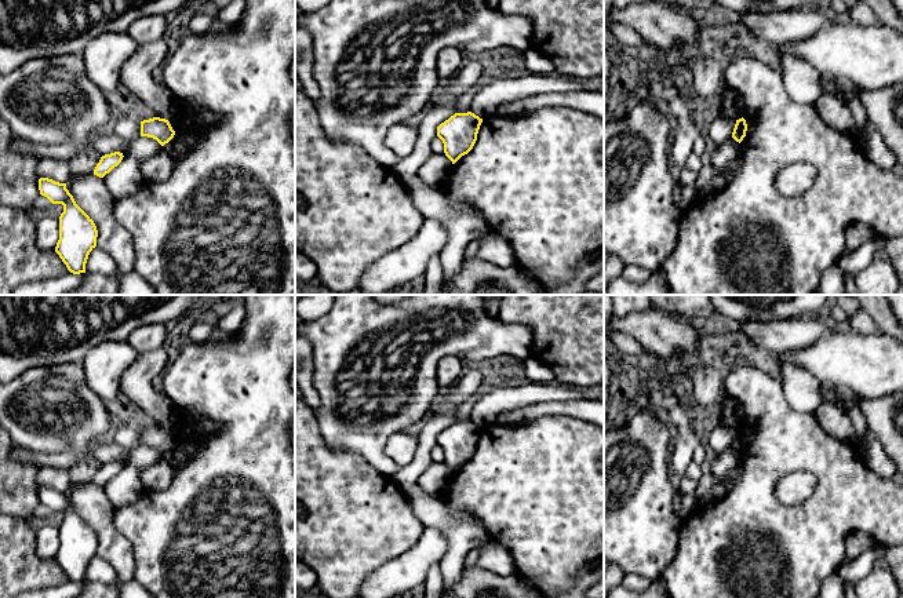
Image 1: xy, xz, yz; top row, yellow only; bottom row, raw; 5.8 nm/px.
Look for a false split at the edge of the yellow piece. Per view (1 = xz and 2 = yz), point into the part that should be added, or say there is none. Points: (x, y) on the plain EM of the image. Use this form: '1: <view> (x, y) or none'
1: none
2: none

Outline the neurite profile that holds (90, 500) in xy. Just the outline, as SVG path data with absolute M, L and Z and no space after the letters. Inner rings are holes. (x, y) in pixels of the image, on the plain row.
M90 482L69 488L70 503L76 513L94 529L98 546L97 555L106 559L116 570L119 581L135 576L135 557L131 543L113 524L114 507L102 486Z

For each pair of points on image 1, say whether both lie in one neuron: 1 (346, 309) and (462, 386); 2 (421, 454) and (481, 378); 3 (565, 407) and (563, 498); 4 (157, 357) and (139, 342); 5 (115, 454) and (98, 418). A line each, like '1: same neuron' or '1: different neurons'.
1: different neurons
2: same neuron
3: different neurons
4: different neurons
5: different neurons

